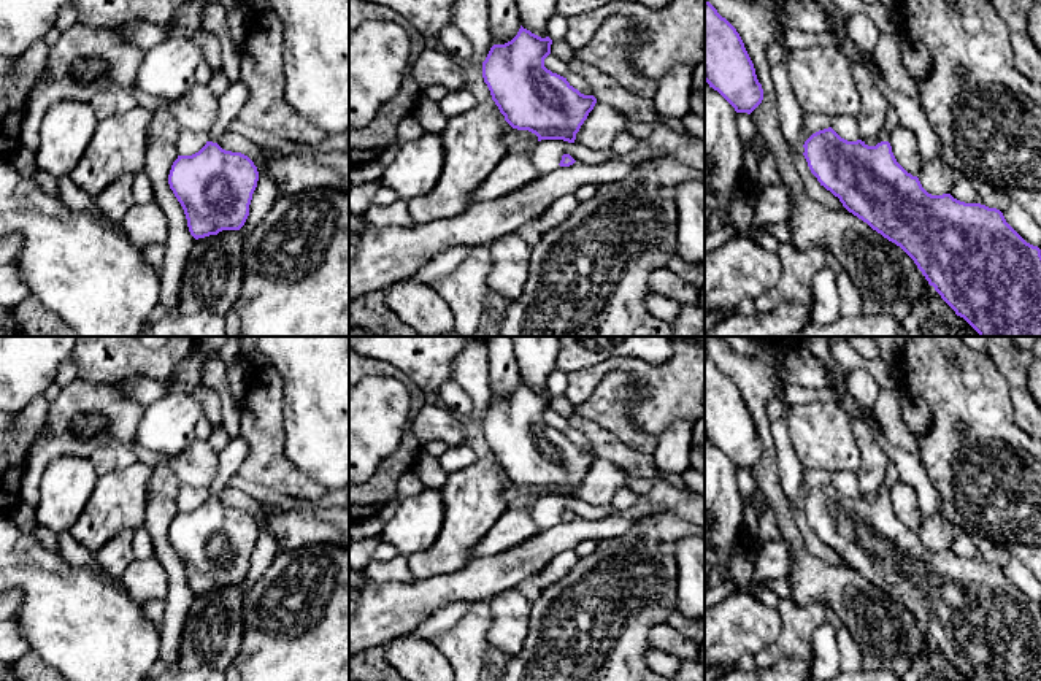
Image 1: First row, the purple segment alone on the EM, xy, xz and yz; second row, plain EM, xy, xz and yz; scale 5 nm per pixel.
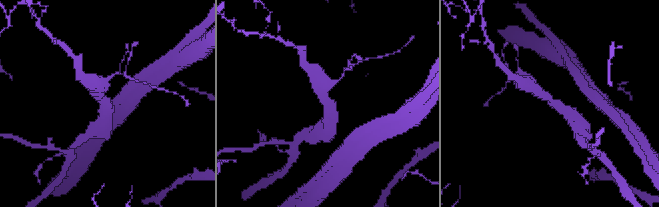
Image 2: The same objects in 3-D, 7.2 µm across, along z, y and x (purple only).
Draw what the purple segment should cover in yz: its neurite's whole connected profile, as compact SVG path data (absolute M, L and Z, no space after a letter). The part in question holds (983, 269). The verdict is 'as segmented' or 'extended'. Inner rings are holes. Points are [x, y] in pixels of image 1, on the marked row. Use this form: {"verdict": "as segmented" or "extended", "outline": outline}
{"verdict": "extended", "outline": "M885 125L878 144L847 141L832 127L803 144L820 186L873 230L900 246L941 298L979 337L1041 337L1041 249L1027 243L997 208L928 194L895 159Z"}

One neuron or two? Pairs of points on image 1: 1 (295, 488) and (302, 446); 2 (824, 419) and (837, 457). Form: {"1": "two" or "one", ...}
{"1": "two", "2": "one"}

